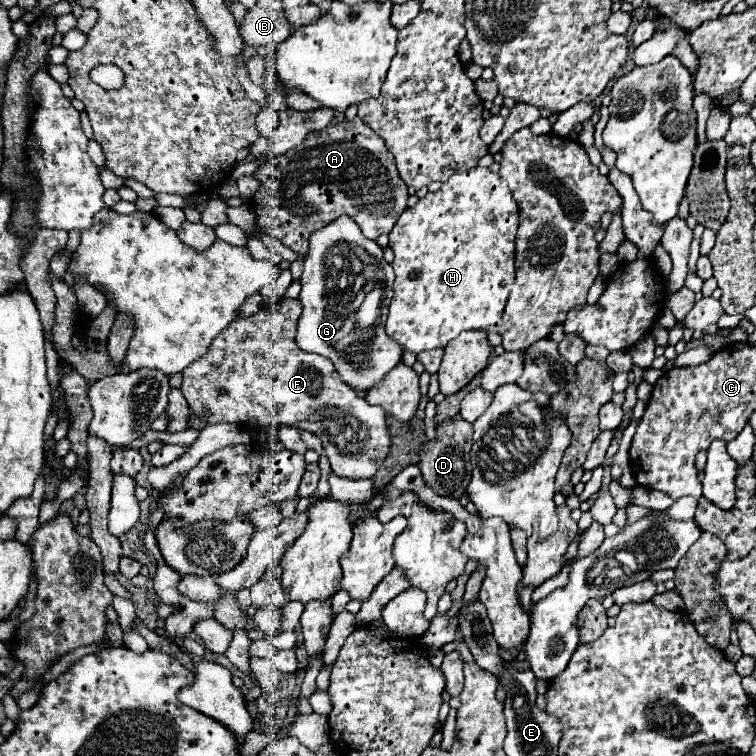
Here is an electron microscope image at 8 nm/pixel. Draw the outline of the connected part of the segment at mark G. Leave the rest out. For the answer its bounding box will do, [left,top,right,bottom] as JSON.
[297,216,403,390]

